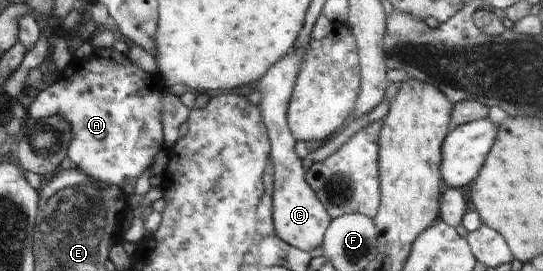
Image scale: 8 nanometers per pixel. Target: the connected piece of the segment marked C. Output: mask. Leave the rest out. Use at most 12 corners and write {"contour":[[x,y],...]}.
{"contour":[[307,47],[256,82],[272,141],[276,235],[306,253],[333,219],[305,179],[289,103]]}

